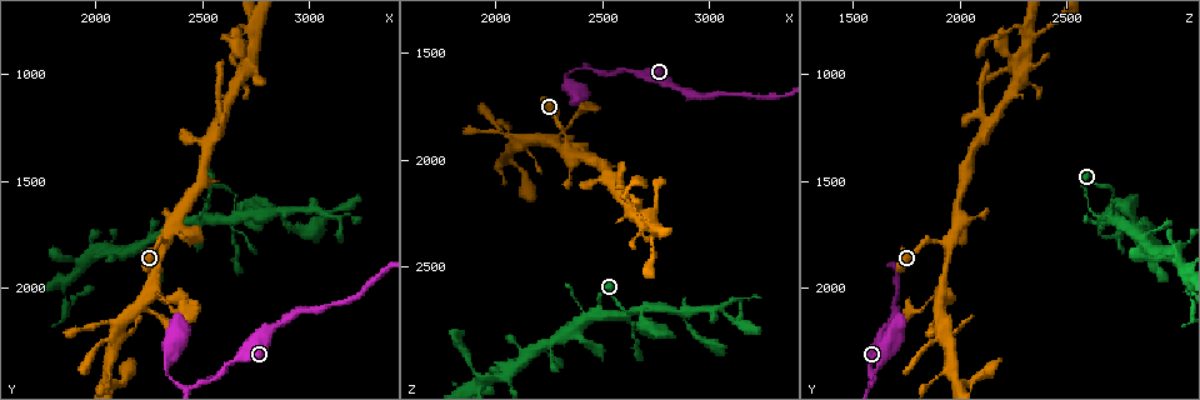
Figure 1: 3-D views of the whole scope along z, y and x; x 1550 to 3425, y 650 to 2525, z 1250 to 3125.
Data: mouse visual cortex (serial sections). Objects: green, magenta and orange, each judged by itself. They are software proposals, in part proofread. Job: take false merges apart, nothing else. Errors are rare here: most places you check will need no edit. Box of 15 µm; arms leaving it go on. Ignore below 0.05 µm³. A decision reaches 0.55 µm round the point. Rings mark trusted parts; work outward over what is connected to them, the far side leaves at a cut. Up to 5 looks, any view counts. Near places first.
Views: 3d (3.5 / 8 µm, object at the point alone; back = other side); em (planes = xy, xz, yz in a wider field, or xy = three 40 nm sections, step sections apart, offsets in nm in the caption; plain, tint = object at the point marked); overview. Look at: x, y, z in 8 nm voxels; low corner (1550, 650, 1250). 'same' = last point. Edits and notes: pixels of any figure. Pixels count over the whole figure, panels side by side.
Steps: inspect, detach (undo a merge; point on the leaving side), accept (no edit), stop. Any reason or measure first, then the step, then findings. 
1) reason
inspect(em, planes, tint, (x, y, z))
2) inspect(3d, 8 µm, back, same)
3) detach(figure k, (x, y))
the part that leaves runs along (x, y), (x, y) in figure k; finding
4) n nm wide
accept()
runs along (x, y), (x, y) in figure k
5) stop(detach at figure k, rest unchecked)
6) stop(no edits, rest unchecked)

three arms meet
inspect(3d, 3.5 µm, (2370, 2440, 1580))

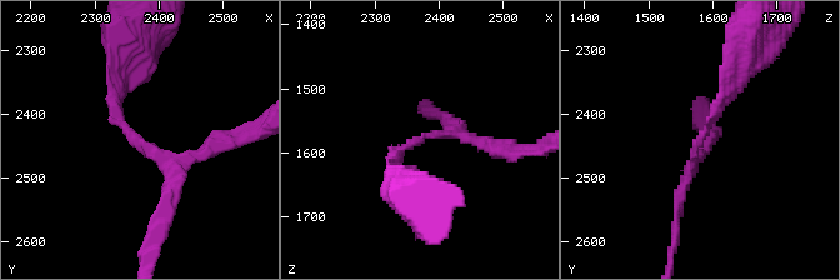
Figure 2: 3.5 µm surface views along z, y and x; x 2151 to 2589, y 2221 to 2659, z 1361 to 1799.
3 arms; arms of 150, 150, 150 nm
inspect(em, planes, tint, (2375, 2445, 1575))

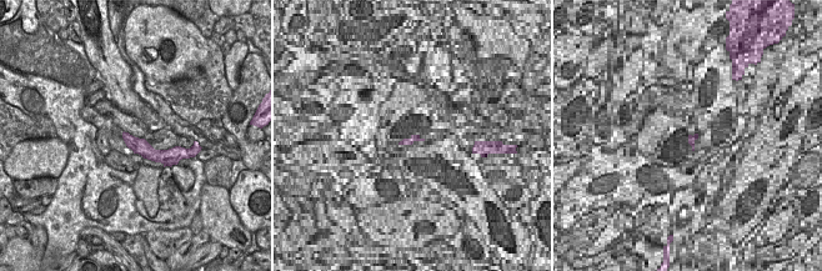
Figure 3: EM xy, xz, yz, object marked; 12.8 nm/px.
accept()
runs along (125, 135), (151, 154), (169, 154) in figure 3; all the same cell

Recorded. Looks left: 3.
abrupt turn
inspect(3d, 3.5 µm, (3140, 1710, 2650))

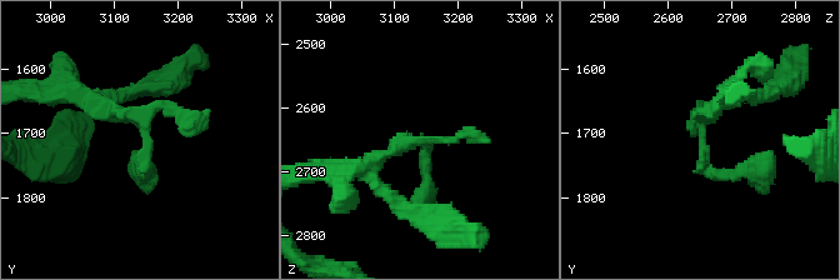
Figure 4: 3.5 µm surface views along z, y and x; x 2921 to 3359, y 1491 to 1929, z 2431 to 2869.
need the tissue
inspect(em, xy, step 3, tint, (3145, 1705, 2655))

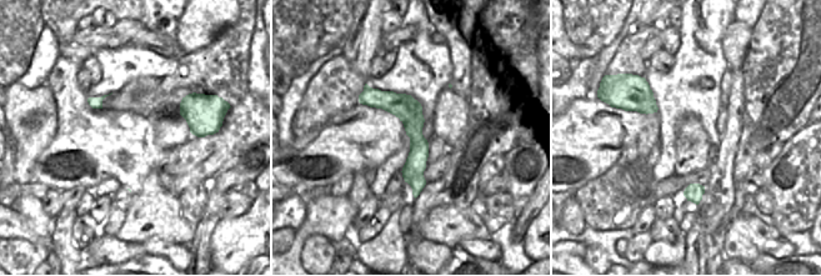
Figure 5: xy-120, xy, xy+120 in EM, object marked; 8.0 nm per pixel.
cut it another way
inspect(em, planes, tint, same)

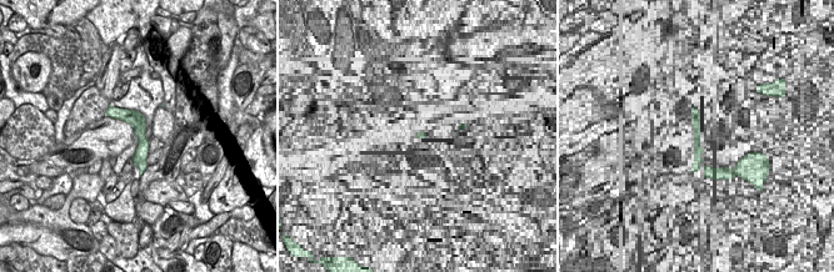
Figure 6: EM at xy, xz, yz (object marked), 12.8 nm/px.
accept()
one cell here

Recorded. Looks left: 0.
stop(no edits, rest unchecked)

